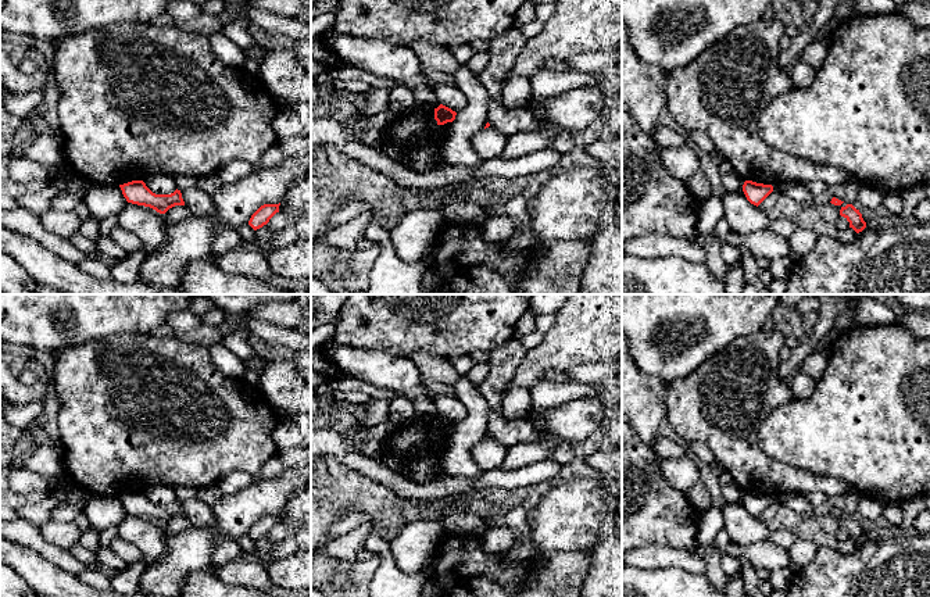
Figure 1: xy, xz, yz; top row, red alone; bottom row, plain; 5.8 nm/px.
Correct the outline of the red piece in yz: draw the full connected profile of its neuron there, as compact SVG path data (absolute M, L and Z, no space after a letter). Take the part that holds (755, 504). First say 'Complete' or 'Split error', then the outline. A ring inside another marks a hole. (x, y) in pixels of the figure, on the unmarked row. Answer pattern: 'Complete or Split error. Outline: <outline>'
Complete. Outline: M745 491L743 496L743 503L744 503L747 511L751 515L758 518L773 503L773 497L756 494L752 491Z

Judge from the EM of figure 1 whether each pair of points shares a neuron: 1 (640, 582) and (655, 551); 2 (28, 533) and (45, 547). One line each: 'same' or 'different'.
1: different
2: same

